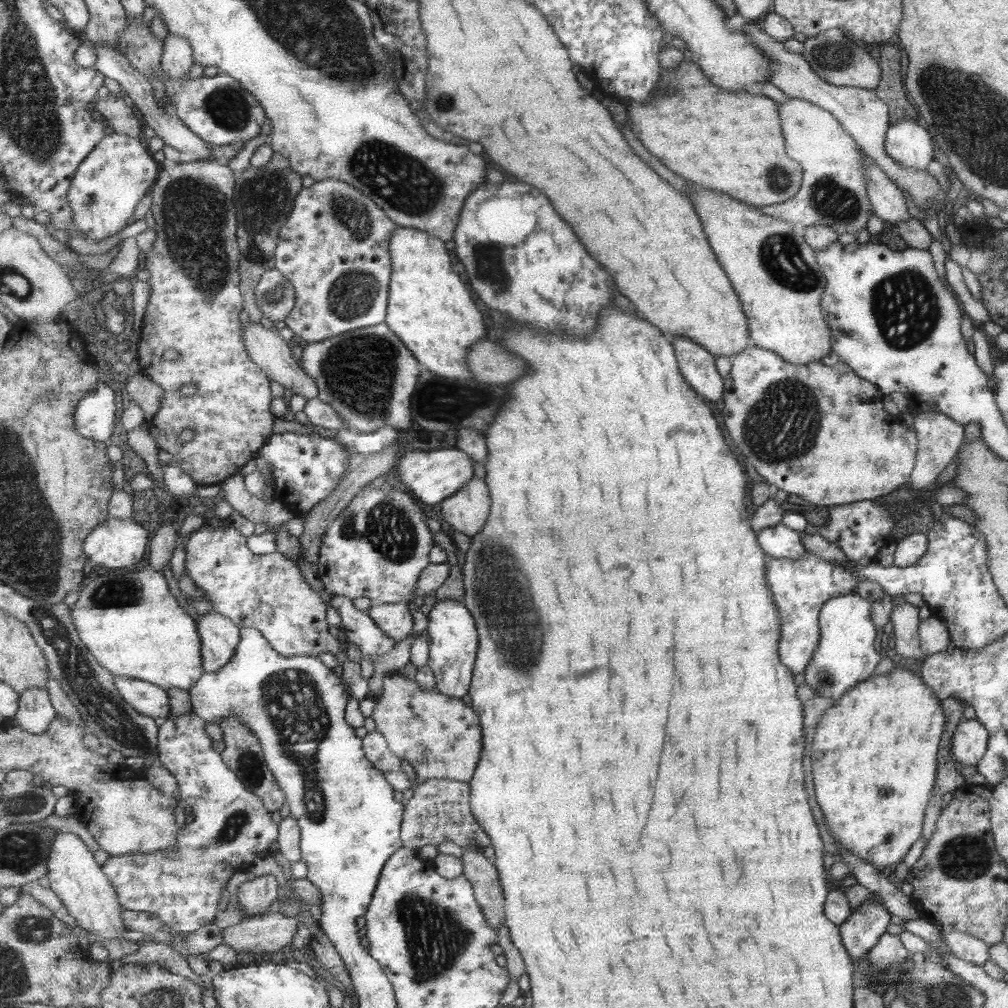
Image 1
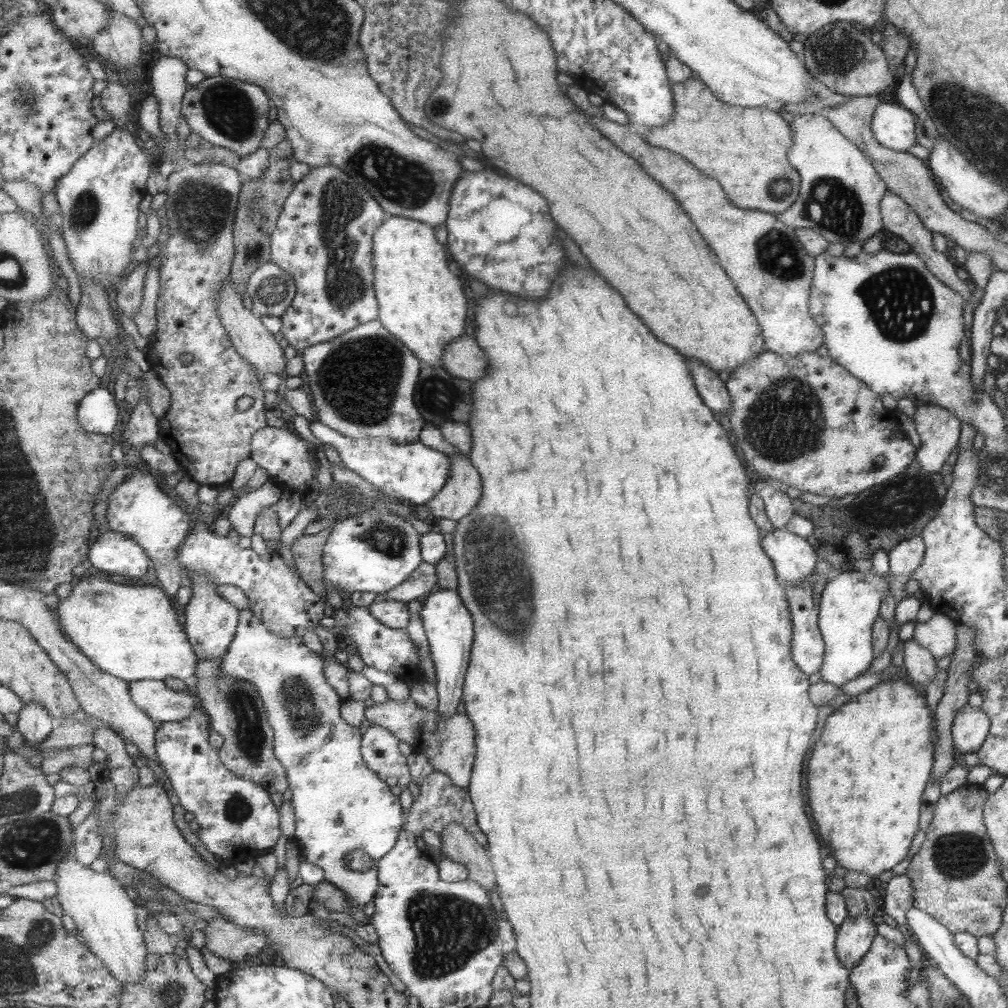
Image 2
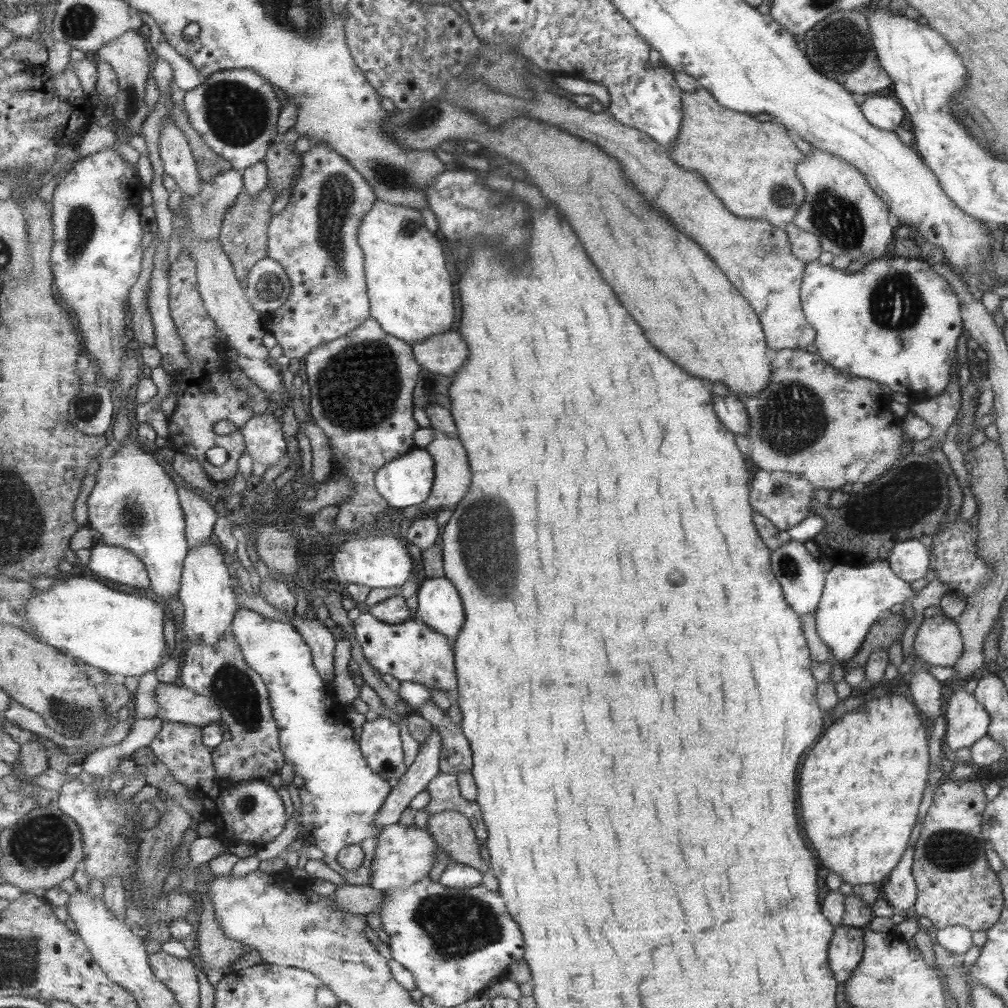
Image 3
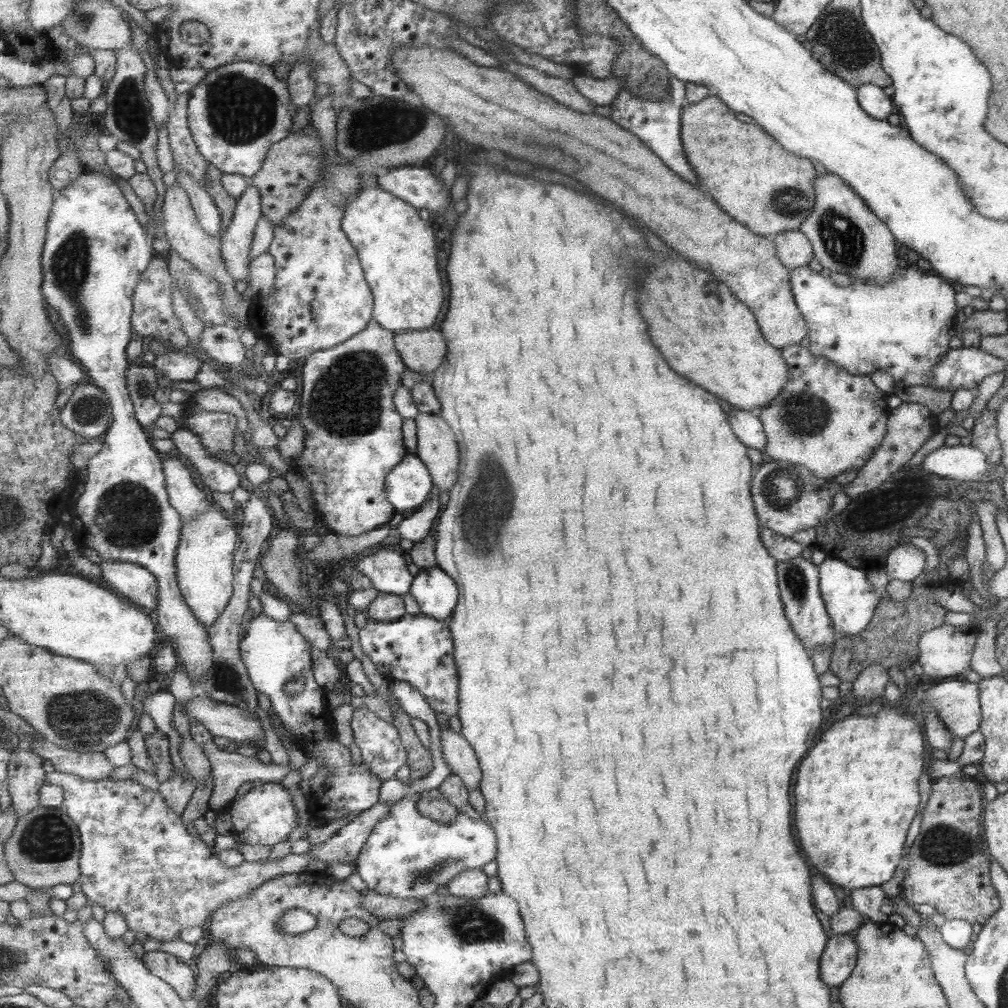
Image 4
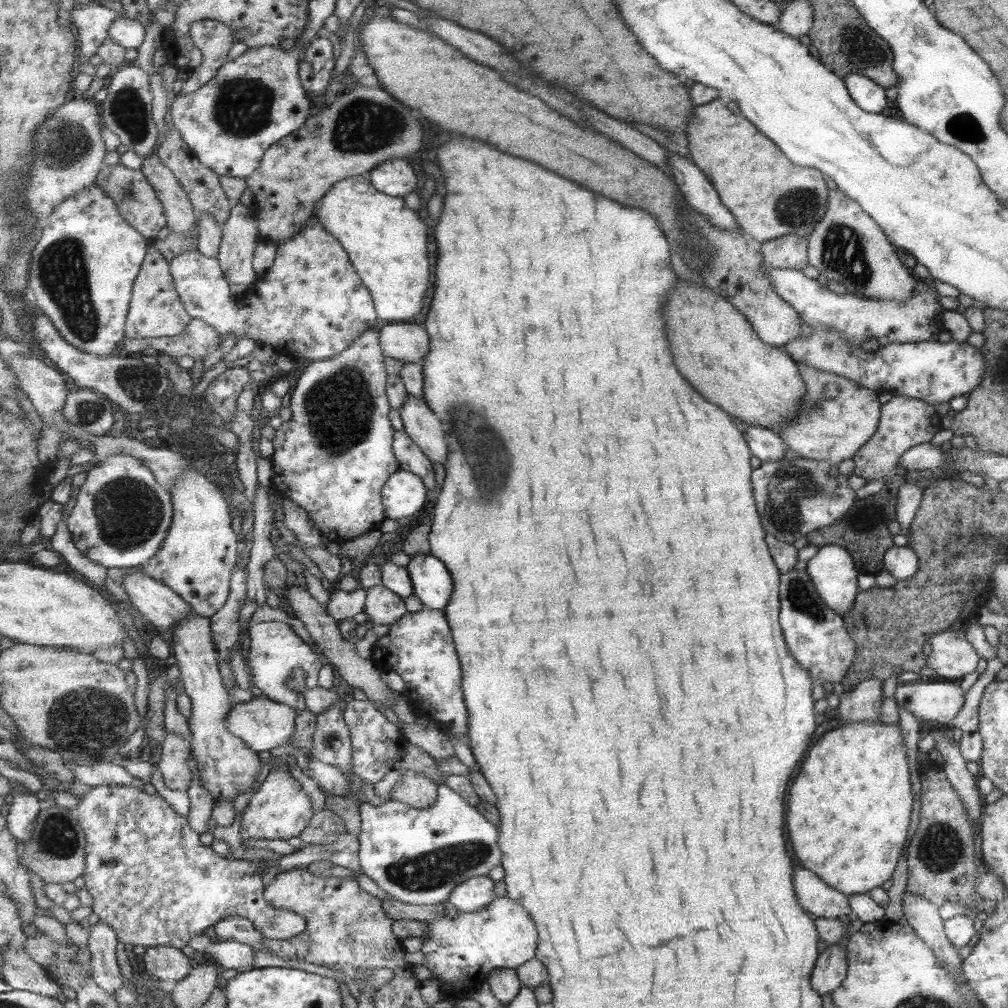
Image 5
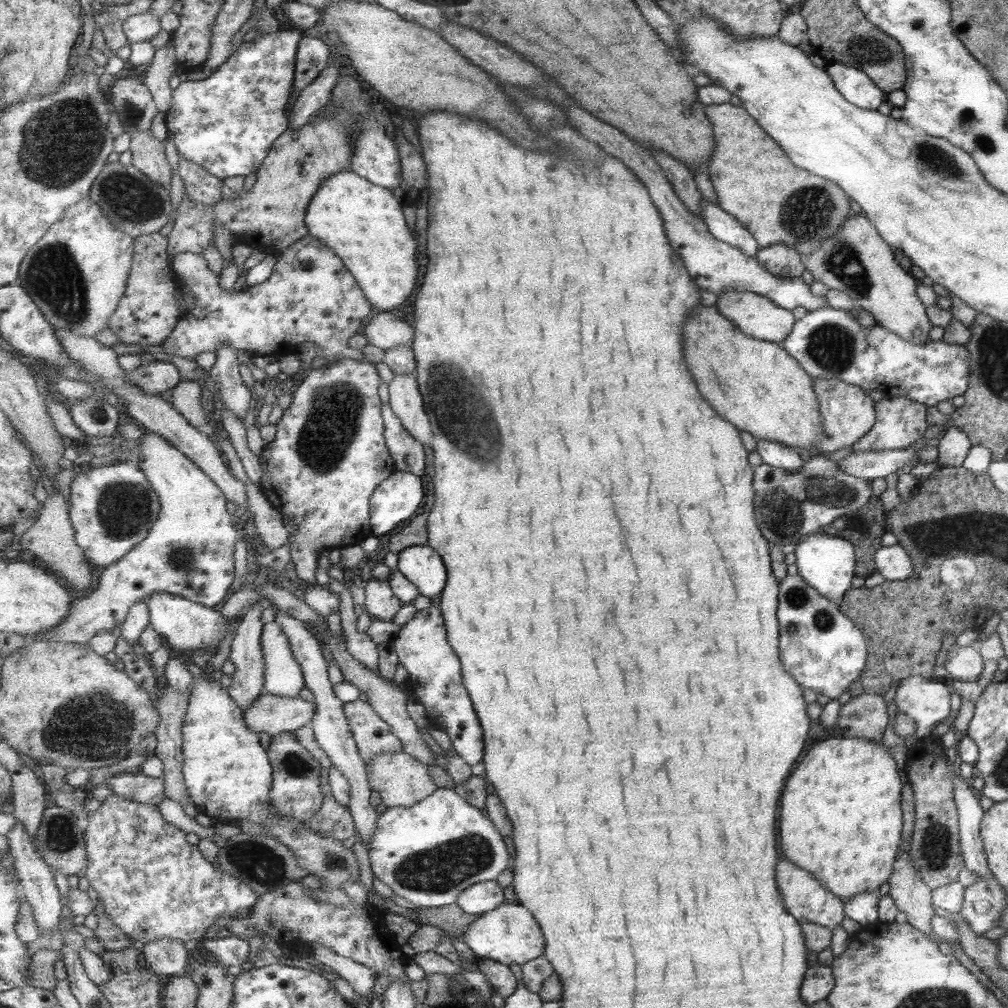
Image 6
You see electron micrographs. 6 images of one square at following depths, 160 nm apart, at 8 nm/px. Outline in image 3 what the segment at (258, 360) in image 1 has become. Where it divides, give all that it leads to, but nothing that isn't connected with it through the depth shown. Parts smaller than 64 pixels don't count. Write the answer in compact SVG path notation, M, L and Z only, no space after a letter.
M199 242L192 245L193 259L197 259L197 277L200 280L200 294L208 307L208 313L226 335L227 347L232 347L247 358L265 360L269 358L269 350L263 345L265 334L269 333L264 323L264 315L249 301L246 290L237 279L232 260L225 254L221 242Z

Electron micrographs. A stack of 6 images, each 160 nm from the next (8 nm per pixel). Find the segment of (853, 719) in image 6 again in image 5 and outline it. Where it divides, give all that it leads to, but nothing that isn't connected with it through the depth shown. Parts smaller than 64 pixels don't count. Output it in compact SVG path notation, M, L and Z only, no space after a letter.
M868 678L857 683L853 691L839 697L837 718L844 723L879 723L883 705L882 681Z

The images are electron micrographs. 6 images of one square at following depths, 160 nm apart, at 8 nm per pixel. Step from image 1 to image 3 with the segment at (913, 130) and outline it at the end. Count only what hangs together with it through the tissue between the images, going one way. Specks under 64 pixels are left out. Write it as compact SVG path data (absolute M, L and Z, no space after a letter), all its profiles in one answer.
M869 93L860 104L860 110L869 123L881 130L894 132L903 120L903 106L897 106L893 96Z

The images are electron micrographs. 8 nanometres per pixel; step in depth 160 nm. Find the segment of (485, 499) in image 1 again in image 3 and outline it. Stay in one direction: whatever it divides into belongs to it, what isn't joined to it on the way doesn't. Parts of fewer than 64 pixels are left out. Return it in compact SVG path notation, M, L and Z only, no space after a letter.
M434 429L434 431L435 438L426 448L436 461L436 481L432 489L432 493L425 502L415 504L415 506L409 506L409 508L403 508L396 512L395 519L401 519L404 517L414 520L428 515L431 519L436 518L436 514L439 510L455 510L456 505L464 499L467 491L472 488L471 484L473 484L473 473L470 467L467 449L464 447L461 439L459 437L452 437L450 434L439 429Z

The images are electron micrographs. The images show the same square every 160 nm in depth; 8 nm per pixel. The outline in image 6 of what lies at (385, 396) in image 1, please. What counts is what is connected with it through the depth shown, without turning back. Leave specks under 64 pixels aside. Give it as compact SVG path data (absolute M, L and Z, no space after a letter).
M361 356L361 359L349 359L328 363L320 369L313 370L302 381L302 383L294 391L293 402L291 406L283 412L283 416L276 424L277 433L275 439L263 446L261 453L262 461L262 479L261 487L267 501L277 508L284 516L284 522L290 529L290 542L292 559L294 568L292 577L296 582L307 582L307 586L318 586L315 580L315 572L319 566L319 554L323 550L330 550L337 547L355 546L361 544L367 536L371 536L373 532L372 527L372 494L376 492L376 488L382 484L384 480L391 477L397 470L396 462L388 449L385 434L385 423L383 415L383 406L381 398L379 398L379 384L381 384L381 377L377 374L375 363L371 362L369 358Z

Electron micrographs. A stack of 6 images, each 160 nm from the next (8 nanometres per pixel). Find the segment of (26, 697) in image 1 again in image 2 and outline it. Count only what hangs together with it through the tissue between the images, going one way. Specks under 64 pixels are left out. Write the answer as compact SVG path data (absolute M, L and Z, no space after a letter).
M29 703L29 705L24 705L23 711L19 714L16 729L26 742L34 747L45 742L56 725L49 711L45 710L45 706Z

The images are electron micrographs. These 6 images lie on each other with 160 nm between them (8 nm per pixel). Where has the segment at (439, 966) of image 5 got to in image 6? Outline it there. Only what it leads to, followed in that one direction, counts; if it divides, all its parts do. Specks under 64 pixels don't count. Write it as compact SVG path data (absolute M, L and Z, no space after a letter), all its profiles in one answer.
M505 902L495 910L487 912L477 919L466 932L466 943L480 959L491 959L507 966L525 965L545 954L546 938L540 922L528 907Z

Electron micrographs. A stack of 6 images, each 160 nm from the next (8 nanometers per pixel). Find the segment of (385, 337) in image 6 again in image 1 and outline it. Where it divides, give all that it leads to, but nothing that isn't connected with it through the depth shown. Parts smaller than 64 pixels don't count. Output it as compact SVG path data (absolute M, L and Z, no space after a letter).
M486 340L487 342L477 342L469 349L468 367L476 381L509 384L527 374L526 360L523 362L520 356L507 352L495 340Z

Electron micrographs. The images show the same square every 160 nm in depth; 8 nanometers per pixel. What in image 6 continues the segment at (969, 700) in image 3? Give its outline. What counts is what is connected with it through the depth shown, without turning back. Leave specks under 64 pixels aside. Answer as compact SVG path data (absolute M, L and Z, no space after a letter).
M906 676L898 681L894 702L899 713L913 720L915 734L921 740L932 736L949 712L949 692L939 679Z

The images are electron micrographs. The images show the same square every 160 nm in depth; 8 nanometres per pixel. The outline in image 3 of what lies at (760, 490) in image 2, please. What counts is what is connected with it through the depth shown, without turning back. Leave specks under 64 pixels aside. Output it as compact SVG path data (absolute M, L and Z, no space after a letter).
M757 471L753 476L752 491L748 496L757 514L763 515L780 531L786 531L799 524L809 514L813 488L815 486L807 482L807 479L789 471Z

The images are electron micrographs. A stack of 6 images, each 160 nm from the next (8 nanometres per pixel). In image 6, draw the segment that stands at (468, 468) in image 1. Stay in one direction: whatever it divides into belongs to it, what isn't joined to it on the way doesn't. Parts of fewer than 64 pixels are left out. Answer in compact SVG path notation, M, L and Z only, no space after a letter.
M396 470L372 494L372 534L383 536L401 522L409 522L421 508L425 488L421 476Z

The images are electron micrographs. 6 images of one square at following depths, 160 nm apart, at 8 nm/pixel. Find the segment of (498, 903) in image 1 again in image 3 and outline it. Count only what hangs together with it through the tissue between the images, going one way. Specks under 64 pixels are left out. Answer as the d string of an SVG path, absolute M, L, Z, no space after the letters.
M443 811L428 818L428 830L443 847L443 850L457 862L471 865L482 873L489 870L479 853L480 843L472 823L464 813Z

